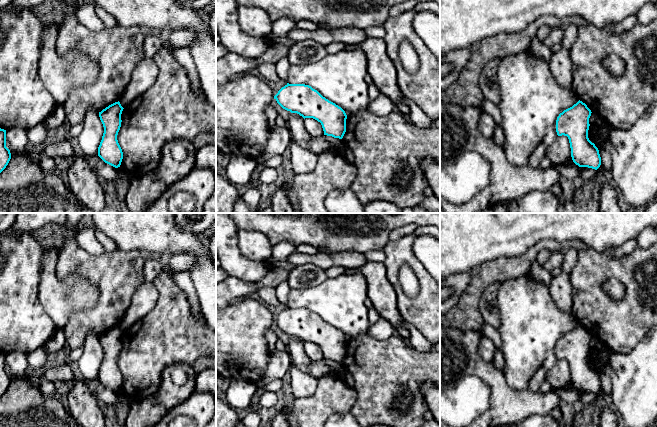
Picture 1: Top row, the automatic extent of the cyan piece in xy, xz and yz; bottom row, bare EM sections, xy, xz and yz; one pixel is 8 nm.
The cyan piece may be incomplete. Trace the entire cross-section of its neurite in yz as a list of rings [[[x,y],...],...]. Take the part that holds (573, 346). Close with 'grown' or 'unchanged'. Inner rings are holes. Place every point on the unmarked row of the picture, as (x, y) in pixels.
[[[582,325],[559,338],[556,344],[558,360],[567,360],[573,386],[579,391],[597,394],[601,389],[598,372],[588,362],[591,334]]] | unchanged

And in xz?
[[[287,307],[274,323],[285,334],[320,346],[324,359],[343,362],[347,343],[345,335],[311,310]]] | unchanged

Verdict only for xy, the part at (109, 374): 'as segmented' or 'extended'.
as segmented

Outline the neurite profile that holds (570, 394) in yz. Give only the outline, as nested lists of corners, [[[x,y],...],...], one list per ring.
[[[573,385],[566,388],[558,388],[554,390],[561,400],[567,403],[579,402],[580,391]]]

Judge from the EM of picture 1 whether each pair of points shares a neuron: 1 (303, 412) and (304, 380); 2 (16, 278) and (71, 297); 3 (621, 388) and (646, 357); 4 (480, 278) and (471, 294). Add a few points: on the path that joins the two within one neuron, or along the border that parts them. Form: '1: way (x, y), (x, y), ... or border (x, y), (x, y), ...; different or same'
1: border (318, 379), (318, 385), (312, 394), (295, 398); different
2: border (41, 263), (38, 300), (45, 309); different
3: way (629, 380), (644, 365); same
4: way (478, 282), (474, 290); same

